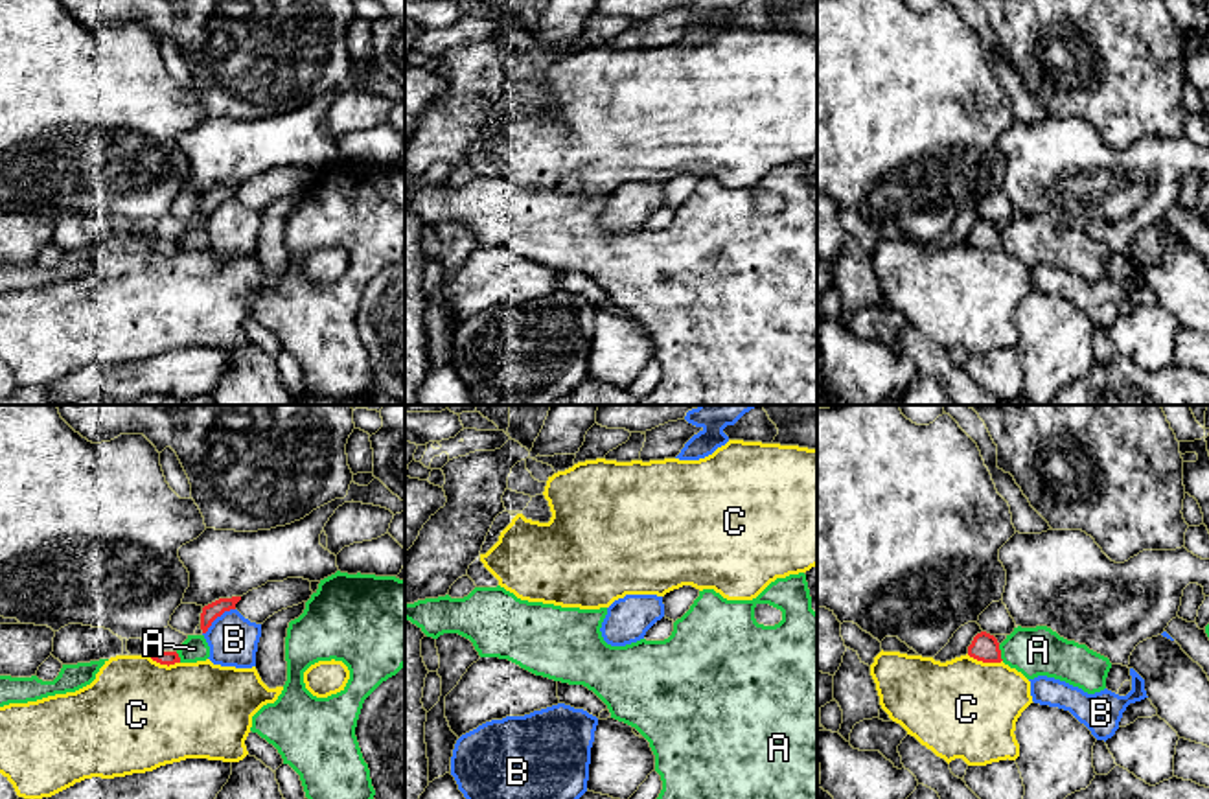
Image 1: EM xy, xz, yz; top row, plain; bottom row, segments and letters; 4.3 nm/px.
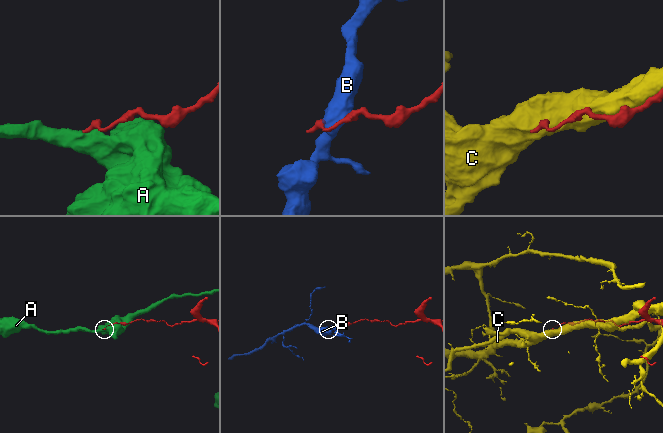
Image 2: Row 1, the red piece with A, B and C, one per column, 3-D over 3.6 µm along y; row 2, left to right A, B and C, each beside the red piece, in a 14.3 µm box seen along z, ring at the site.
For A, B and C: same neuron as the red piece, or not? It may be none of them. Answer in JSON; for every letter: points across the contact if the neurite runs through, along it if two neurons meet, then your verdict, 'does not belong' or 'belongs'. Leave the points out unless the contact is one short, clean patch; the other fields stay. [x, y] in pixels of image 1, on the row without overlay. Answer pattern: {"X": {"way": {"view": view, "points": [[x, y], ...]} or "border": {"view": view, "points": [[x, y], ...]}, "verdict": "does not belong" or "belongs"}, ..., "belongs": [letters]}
{"A": {"border": {"view": "yz", "points": [[998, 232], [1003, 247]]}, "verdict": "does not belong"}, "B": {"verdict": "does not belong"}, "C": {"verdict": "does not belong"}, "belongs": []}

